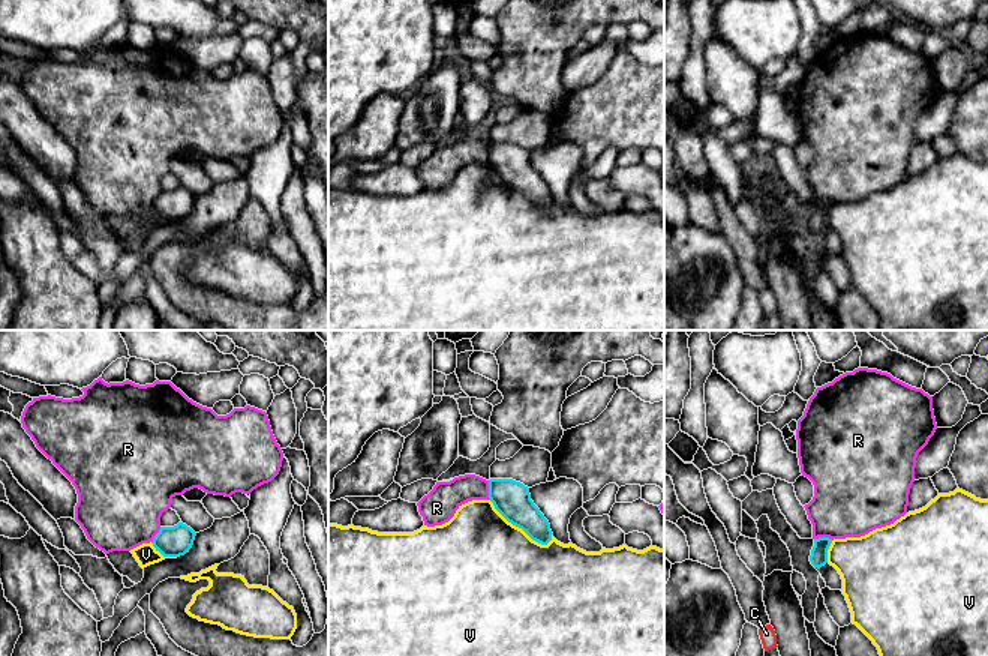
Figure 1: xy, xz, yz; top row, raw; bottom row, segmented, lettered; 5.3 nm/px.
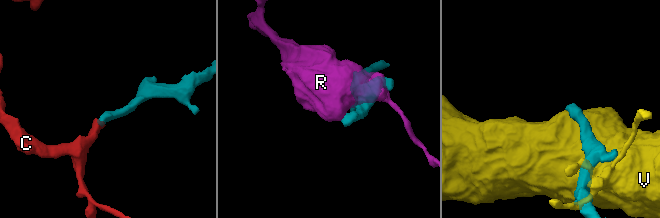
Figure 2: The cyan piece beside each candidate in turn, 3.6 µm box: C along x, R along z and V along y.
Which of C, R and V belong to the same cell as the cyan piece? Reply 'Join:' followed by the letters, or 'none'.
Join: C

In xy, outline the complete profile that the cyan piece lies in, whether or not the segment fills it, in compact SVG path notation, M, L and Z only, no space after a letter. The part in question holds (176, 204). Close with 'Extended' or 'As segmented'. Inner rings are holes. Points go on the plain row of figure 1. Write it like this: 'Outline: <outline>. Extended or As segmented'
Outline: M178 186L174 191L160 191L151 207L163 221L180 221L189 216L195 200L190 191Z. As segmented

